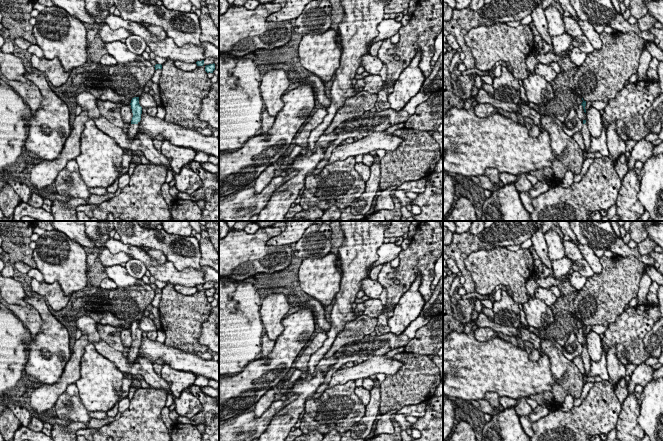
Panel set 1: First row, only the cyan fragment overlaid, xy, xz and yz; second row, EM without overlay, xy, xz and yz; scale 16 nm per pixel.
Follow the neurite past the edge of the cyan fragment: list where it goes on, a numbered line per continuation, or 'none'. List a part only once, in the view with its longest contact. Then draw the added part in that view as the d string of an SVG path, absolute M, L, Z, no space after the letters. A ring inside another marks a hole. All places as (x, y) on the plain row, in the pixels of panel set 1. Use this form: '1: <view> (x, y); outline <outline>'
1: xy (133, 352); outline M131 348L128 352L128 360L130 362L136 361L138 358L138 349L137 348Z

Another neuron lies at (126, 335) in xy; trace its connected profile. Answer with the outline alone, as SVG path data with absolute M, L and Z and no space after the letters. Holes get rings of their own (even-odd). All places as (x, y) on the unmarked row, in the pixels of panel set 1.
M127 329L127 330L123 330L121 332L121 339L122 339L122 342L125 346L125 350L122 352L123 353L123 356L128 356L128 352L127 352L127 349L129 347L131 347L131 344L132 344L132 341L133 341L133 337L132 337L132 333L131 333L131 329Z

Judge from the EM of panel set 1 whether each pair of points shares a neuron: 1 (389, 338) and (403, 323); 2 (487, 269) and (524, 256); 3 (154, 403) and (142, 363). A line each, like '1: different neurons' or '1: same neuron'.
1: different neurons
2: same neuron
3: different neurons

